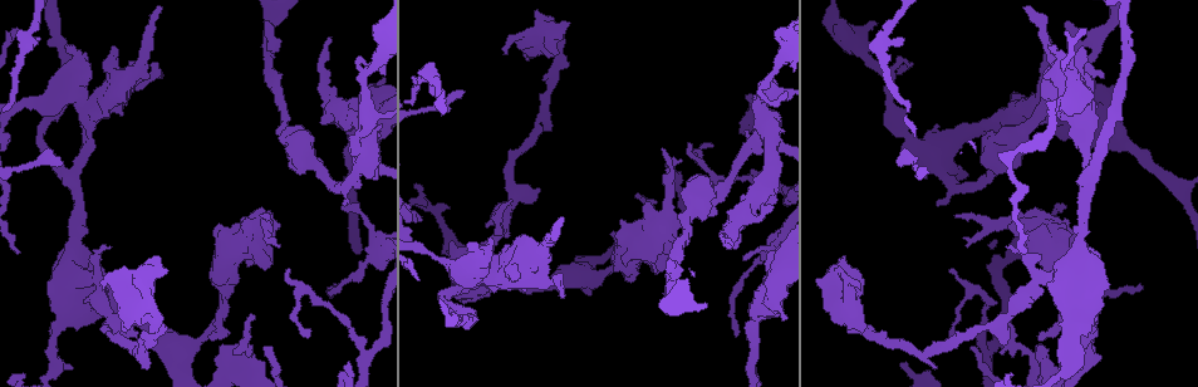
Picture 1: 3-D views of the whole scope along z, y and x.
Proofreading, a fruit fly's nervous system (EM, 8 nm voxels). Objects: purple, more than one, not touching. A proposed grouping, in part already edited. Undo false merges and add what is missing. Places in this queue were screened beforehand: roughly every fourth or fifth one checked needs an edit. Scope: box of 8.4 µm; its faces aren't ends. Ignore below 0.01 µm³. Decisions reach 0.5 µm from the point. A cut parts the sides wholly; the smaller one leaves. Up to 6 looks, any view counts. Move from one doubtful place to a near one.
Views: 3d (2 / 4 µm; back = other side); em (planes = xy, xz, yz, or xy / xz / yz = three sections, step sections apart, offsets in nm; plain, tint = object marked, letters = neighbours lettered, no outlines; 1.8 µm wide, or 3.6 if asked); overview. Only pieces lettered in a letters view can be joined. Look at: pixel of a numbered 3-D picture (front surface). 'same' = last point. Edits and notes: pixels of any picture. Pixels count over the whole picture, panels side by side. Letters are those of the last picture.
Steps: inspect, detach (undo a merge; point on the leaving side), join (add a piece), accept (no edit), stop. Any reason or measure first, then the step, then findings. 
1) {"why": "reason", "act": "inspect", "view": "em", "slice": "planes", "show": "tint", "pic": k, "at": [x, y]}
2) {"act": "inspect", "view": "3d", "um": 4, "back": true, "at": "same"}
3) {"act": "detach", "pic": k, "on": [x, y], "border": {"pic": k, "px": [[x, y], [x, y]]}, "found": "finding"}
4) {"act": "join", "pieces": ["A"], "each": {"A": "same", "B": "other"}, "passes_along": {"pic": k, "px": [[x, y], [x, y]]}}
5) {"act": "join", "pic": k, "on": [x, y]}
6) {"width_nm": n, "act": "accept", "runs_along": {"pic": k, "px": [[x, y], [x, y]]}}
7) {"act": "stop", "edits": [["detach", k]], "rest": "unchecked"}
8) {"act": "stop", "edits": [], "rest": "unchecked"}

{"why": "calibre changes", "act": "inspect", "view": "em", "slice": "planes", "show": "tint", "pic": 1, "at": [305, 155]}

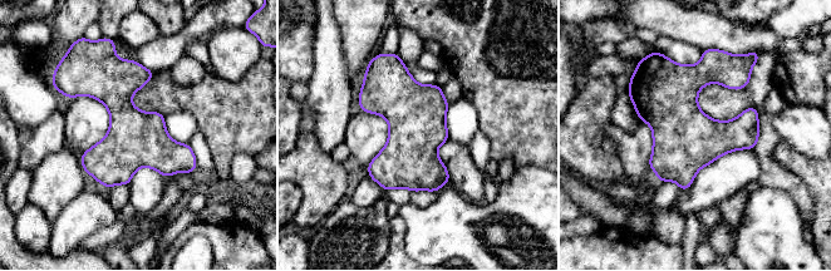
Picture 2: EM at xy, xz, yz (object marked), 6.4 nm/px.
{"act": "inspect", "view": "em", "slice": "planes", "show": "letters", "at": "same"}

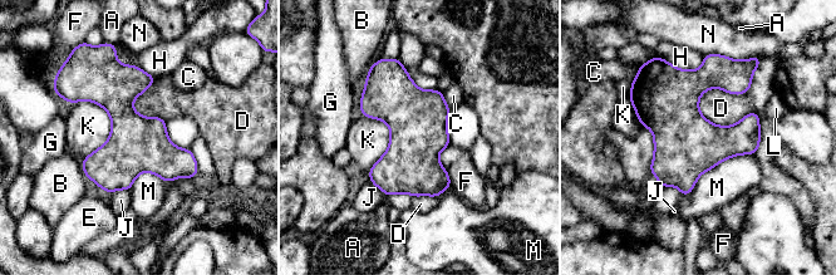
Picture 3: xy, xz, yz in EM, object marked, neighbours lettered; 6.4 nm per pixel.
{"act": "accept", "each": {"A": "other", "B": "other", "C": "other", "D": "other", "E": "other", "F": "other", "G": "other", "H": "other", "J": "other", "K": "other", "L": "other", "M": "other", "N": "other"}, "found": "continuous, no second cell"}

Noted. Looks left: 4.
{"why": "an open end", "act": "inspect", "view": "em", "slice": "planes", "show": "letters", "pic": 1, "at": [904, 40]}

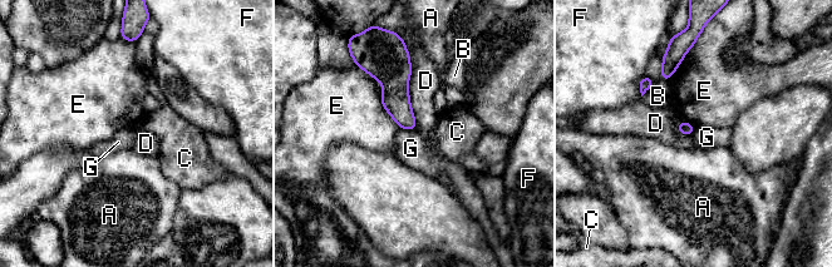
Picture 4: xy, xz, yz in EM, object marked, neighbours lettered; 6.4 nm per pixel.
{"act": "accept", "each": {"A": "other", "B": "other", "C": "other", "D": "other", "E": "other", "F": "other", "G": "other"}, "border": {"pic": 4, "px": [[402, 128], [414, 130]]}, "found": "no lettered piece goes on from it"}

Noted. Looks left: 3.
{"act": "inspect", "view": "em", "slice": "xz", "step": 16, "show": "tint", "pic": 1, "at": [462, 93]}

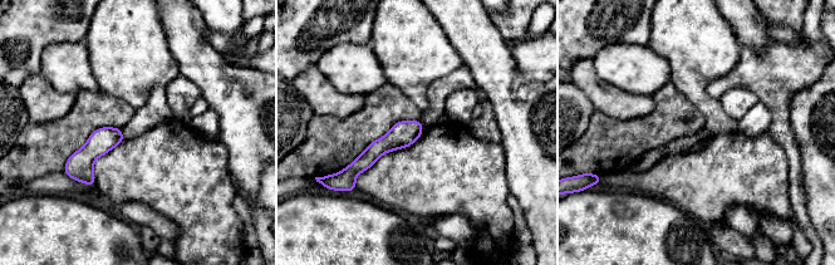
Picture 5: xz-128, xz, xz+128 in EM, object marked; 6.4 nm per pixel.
{"act": "inspect", "view": "em", "slice": "planes", "show": "letters", "at": "same"}

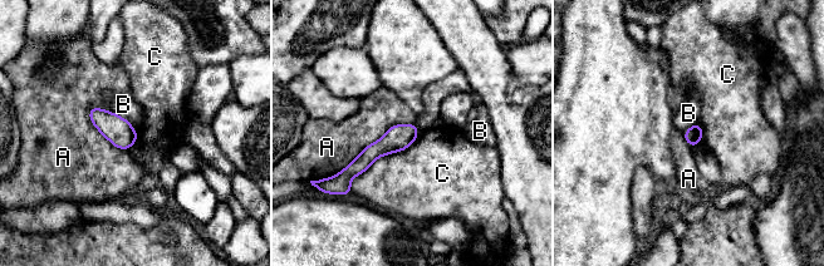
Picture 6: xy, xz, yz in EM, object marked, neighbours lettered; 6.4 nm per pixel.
{"width_nm": 110, "act": "accept", "each": {"A": "other", "B": "other", "C": "other"}, "border": {"pic": 6, "px": [[111, 111], [123, 117], [135, 131]]}, "found": "none of them fits"}

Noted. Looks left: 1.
{"act": "stop", "edits": [], "rest": "unchecked"}

